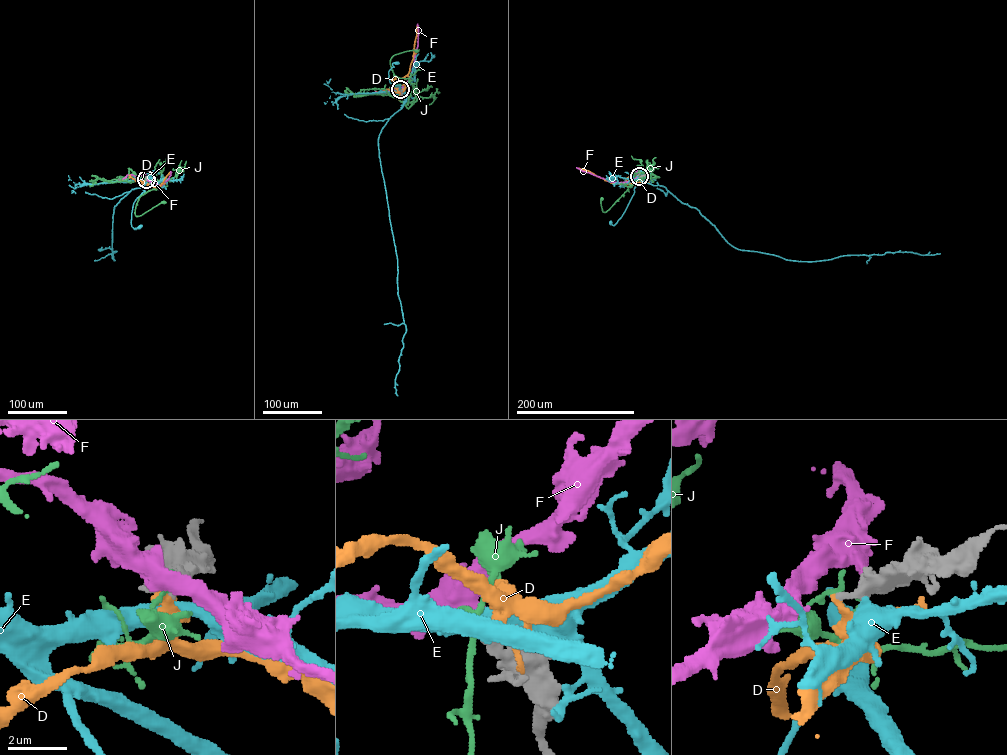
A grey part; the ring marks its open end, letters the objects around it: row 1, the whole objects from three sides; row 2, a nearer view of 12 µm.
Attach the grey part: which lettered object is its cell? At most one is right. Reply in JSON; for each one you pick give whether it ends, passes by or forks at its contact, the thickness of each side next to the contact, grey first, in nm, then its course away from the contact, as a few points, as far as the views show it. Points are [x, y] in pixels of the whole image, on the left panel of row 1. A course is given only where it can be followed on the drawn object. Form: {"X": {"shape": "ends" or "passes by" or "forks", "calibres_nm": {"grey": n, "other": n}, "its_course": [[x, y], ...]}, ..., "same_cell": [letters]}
{"same_cell": []}

